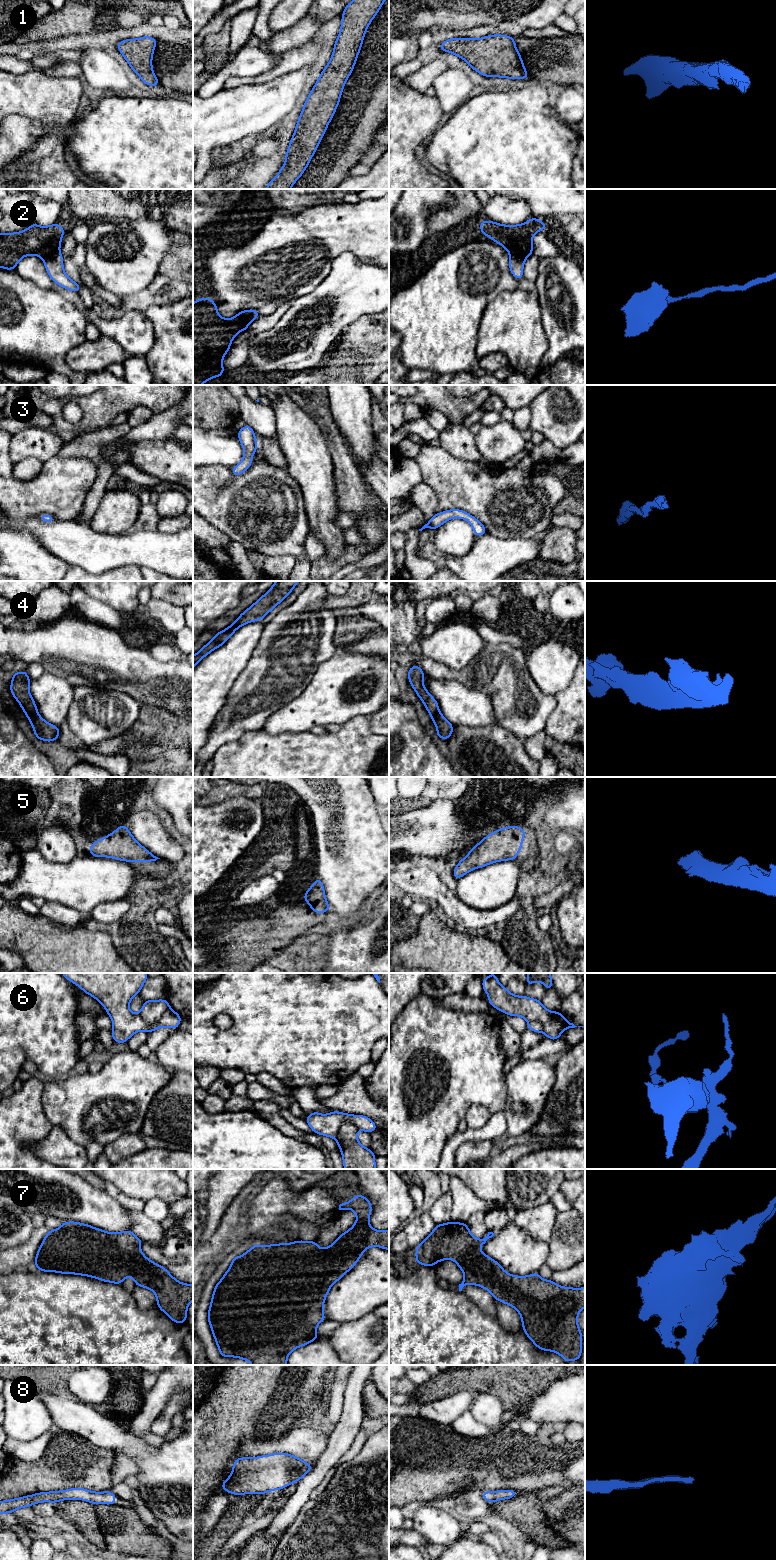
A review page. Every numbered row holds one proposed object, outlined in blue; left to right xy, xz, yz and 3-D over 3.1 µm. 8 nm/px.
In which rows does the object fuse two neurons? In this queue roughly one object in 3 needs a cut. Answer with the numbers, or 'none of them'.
2, 6

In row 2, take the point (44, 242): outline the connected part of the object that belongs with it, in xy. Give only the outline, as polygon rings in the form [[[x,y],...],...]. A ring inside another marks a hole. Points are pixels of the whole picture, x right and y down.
[[[32,223],[29,228],[16,233],[0,233],[0,267],[15,270],[17,263],[27,255],[37,255],[42,260],[59,253],[65,230],[59,223],[41,227]]]

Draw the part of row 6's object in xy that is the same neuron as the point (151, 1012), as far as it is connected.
[[[167,999],[145,1000],[139,1015],[146,1024],[154,1025],[159,1022],[169,1007]]]

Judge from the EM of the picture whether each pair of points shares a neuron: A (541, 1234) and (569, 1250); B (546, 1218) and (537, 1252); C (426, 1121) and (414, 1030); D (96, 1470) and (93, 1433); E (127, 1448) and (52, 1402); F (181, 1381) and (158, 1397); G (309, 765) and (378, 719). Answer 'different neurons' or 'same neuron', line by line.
A: different neurons
B: different neurons
C: same neuron
D: different neurons
E: same neuron
F: same neuron
G: different neurons

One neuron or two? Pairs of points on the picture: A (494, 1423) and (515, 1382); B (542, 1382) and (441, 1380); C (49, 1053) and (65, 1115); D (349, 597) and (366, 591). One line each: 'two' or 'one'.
A: two
B: one
C: two
D: one

